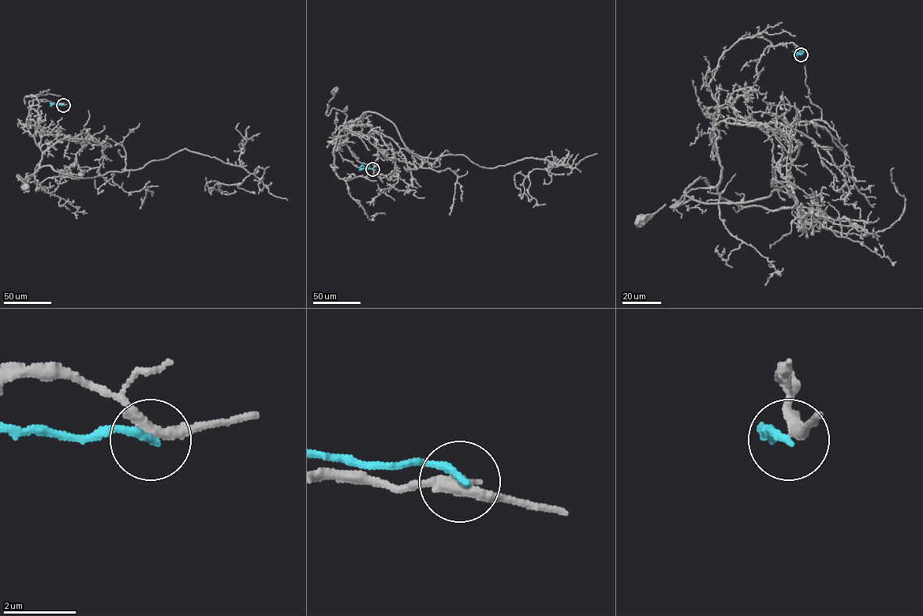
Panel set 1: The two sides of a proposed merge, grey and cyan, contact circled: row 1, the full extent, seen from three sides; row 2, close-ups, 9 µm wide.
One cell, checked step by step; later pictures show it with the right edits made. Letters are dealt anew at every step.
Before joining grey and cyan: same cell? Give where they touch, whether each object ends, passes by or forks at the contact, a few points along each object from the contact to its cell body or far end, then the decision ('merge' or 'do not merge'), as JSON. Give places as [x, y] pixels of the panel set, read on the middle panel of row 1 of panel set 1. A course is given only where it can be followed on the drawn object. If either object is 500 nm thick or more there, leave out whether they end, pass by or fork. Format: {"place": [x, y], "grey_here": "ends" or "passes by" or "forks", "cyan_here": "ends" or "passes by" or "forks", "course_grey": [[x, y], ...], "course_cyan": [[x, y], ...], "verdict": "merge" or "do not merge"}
{"place": [372, 169], "grey_here": "passes by", "cyan_here": "ends", "course_grey": [[372, 169], [338, 152], [332, 134], [351, 127], [343, 112], [326, 114], [336, 90]], "course_cyan": [[372, 169], [360, 169]], "verdict": "do not merge"}

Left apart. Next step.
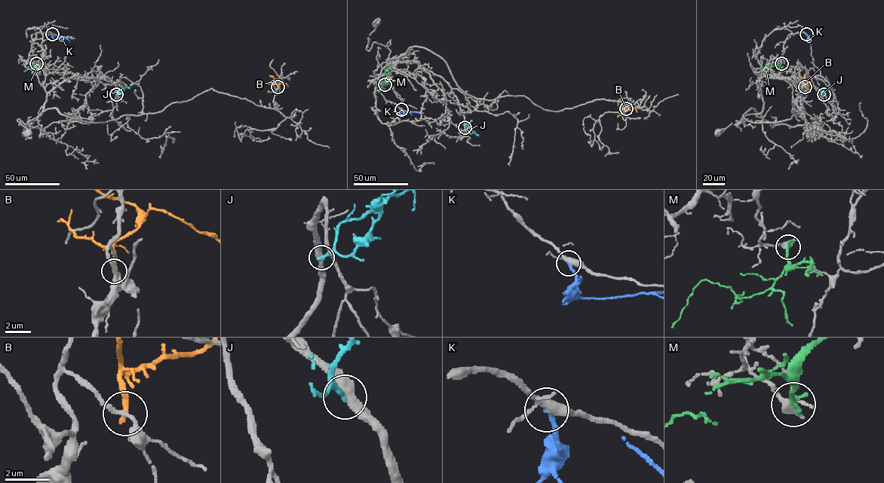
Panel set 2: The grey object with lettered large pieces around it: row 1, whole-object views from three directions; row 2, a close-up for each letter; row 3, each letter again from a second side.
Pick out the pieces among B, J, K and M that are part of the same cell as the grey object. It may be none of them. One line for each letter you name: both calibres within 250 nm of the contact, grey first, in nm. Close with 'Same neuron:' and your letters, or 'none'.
Same neuron: none

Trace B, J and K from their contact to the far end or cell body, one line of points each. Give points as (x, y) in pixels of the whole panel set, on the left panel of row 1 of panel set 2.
B: (277, 87), (280, 81), (269, 75)
J: (116, 94), (122, 89), (130, 88)
K: (52, 34), (64, 37), (69, 41)

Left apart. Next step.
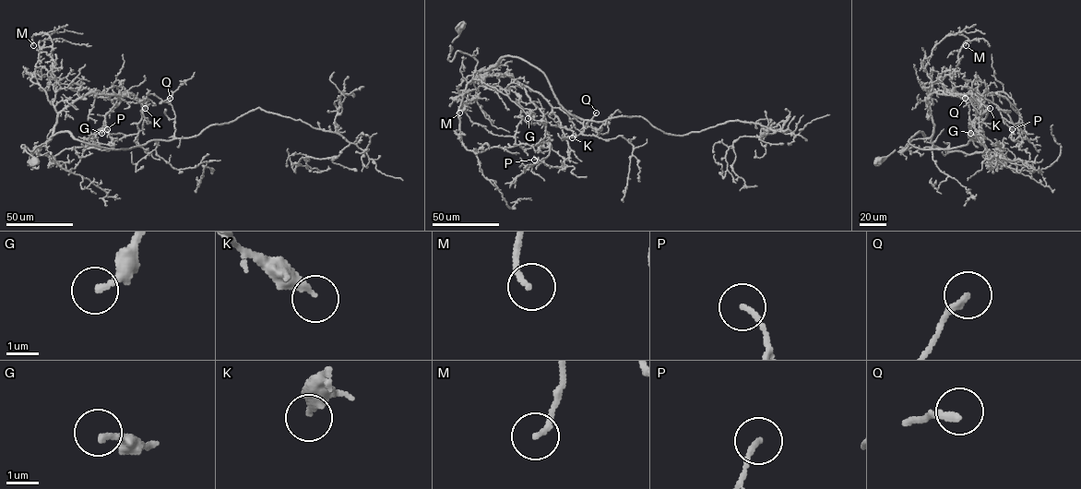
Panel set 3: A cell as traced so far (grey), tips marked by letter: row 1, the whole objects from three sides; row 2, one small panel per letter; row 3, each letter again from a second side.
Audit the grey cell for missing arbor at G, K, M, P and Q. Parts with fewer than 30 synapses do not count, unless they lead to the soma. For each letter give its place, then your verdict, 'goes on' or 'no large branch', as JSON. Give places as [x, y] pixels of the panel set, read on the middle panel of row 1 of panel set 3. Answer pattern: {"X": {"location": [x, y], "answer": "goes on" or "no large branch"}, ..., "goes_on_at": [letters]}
{"G": {"location": [528, 118], "answer": "goes on"}, "K": {"location": [572, 137], "answer": "no large branch"}, "M": {"location": [459, 113], "answer": "no large branch"}, "P": {"location": [534, 160], "answer": "no large branch"}, "Q": {"location": [596, 113], "answer": "no large branch"}, "goes_on_at": ["G"]}

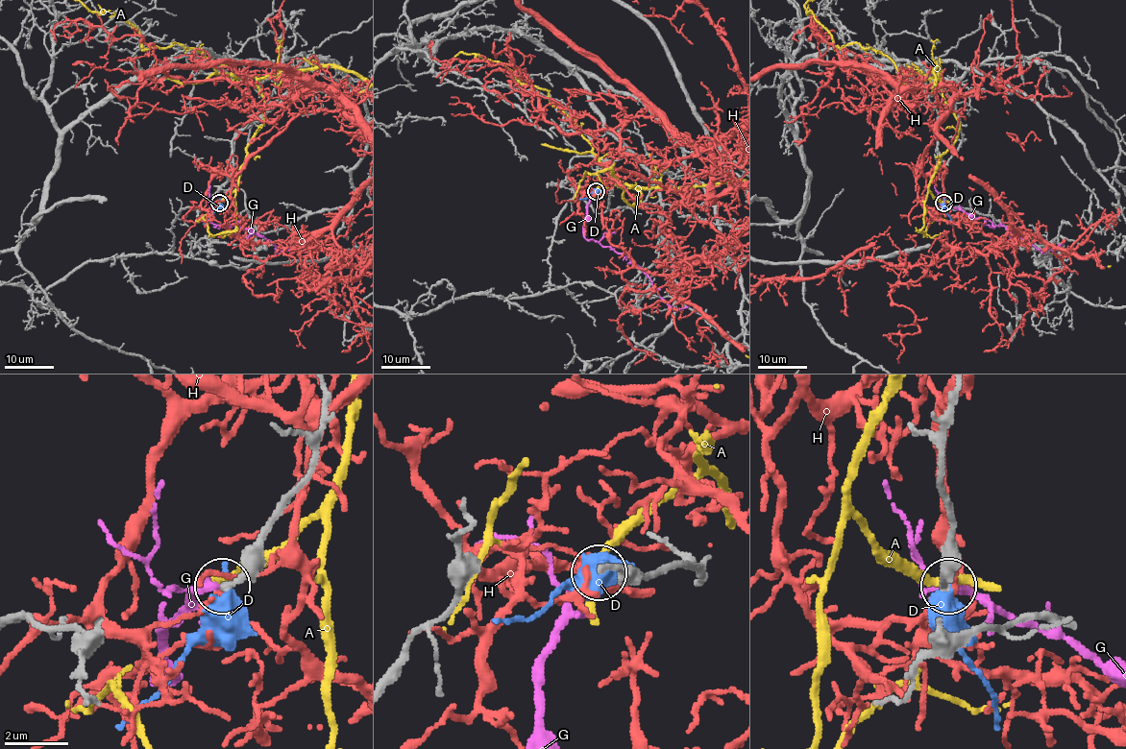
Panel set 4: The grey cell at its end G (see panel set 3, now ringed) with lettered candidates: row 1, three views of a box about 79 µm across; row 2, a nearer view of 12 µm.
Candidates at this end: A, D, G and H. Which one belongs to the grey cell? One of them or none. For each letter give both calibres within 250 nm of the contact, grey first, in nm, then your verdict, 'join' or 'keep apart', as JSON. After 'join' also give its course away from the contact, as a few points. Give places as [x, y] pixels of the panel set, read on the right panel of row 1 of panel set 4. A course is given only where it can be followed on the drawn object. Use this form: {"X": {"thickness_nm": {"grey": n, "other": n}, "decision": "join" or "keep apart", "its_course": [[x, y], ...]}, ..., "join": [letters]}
{"A": {"thickness_nm": {"grey": 280, "other": 240}, "decision": "keep apart"}, "D": {"thickness_nm": {"grey": 280, "other": 600}, "decision": "keep apart"}, "G": {"thickness_nm": {"grey": 240, "other": 150}, "decision": "join", "its_course": [[943, 203], [961, 208], [974, 218], [1003, 226], [1038, 249], [1056, 249], [1062, 243], [1059, 247]]}, "H": {"thickness_nm": {"grey": 240, "other": 200}, "decision": "keep apart"}, "join": ["G"]}

